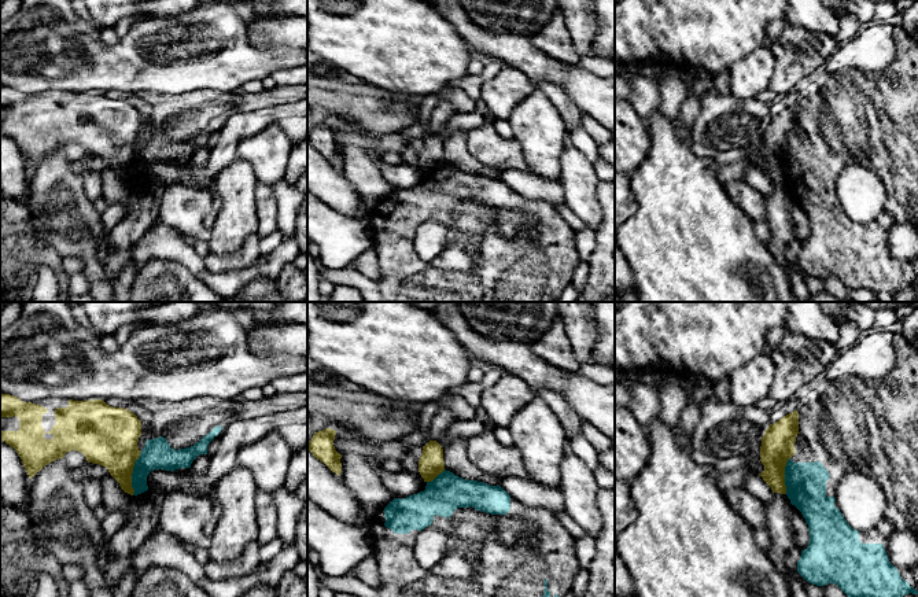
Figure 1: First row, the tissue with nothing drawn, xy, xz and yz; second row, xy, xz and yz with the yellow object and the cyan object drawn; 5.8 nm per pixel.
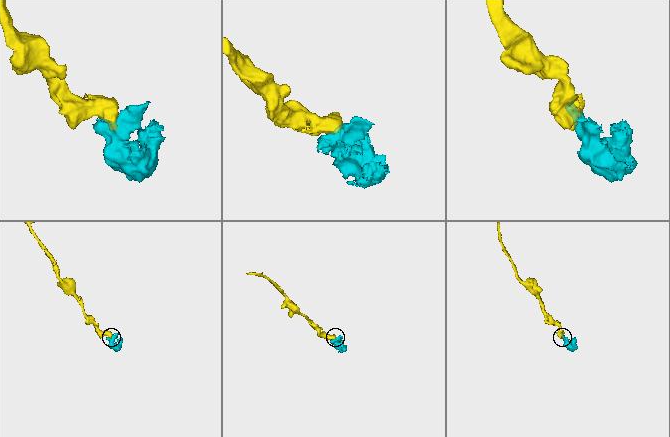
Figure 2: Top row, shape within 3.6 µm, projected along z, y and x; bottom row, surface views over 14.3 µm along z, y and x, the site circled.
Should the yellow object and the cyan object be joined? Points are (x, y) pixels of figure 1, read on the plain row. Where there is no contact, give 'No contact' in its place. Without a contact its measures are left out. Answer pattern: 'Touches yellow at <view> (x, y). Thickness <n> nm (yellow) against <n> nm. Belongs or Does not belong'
Touches yellow at xy (132, 165). Thickness 340 nm (yellow) against 180 nm. Does not belong

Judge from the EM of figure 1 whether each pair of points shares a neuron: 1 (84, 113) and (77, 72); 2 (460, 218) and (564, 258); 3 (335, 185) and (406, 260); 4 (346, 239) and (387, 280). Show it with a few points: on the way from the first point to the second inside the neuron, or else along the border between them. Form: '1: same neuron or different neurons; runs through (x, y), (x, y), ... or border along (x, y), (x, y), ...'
1: different neurons; border along (48, 89), (102, 94)
2: same neuron; runs through (479, 246), (509, 251), (518, 258), (537, 258)
3: different neurons; border along (373, 207), (369, 224)
4: different neurons; border along (368, 224), (373, 246)

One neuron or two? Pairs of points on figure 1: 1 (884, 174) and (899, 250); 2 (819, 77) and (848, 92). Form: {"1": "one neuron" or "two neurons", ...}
{"1": "two neurons", "2": "one neuron"}

